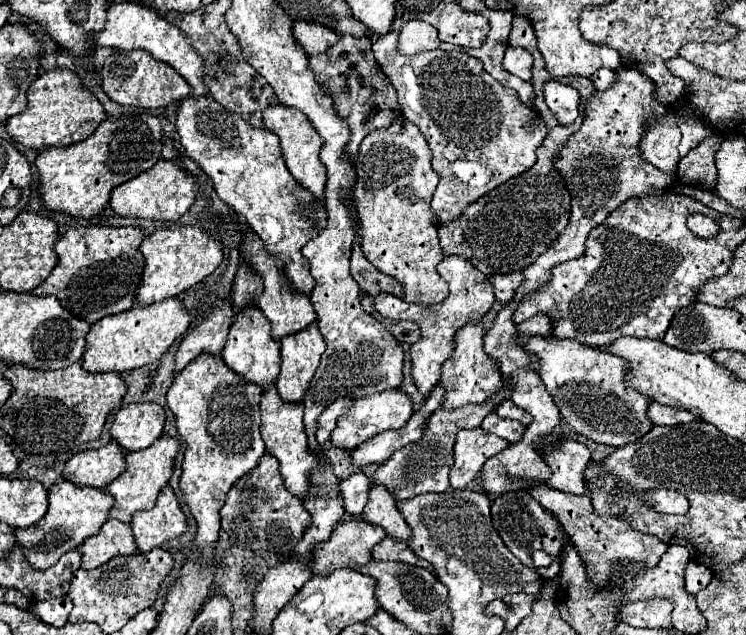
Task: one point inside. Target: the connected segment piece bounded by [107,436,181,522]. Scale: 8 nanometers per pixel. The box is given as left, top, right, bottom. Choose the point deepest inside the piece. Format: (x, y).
(148, 470)

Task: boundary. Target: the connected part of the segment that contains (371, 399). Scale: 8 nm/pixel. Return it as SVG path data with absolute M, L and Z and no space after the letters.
M391 390L391 392L383 392L383 394L371 394L371 396L355 398L349 412L343 416L343 420L337 422L337 428L331 434L331 442L335 446L351 452L359 444L363 444L365 440L377 436L379 432L397 430L397 428L405 426L407 420L411 418L411 412L413 412L413 400L401 390Z

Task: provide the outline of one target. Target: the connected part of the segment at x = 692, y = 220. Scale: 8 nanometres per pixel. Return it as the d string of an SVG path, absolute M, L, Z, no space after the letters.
M703 214L689 216L687 226L689 226L689 230L693 230L701 238L711 238L711 236L715 236L719 232L719 226L709 216L703 216Z

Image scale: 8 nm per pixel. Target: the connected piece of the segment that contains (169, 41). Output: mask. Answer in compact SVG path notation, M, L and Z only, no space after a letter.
M111 4L107 10L107 24L105 30L93 36L93 42L97 46L111 46L121 50L147 50L155 60L169 64L175 68L187 84L193 88L193 96L209 96L209 90L205 86L205 68L203 58L189 46L189 38L171 22L167 22L163 16L159 16L155 10L149 10L141 4Z

